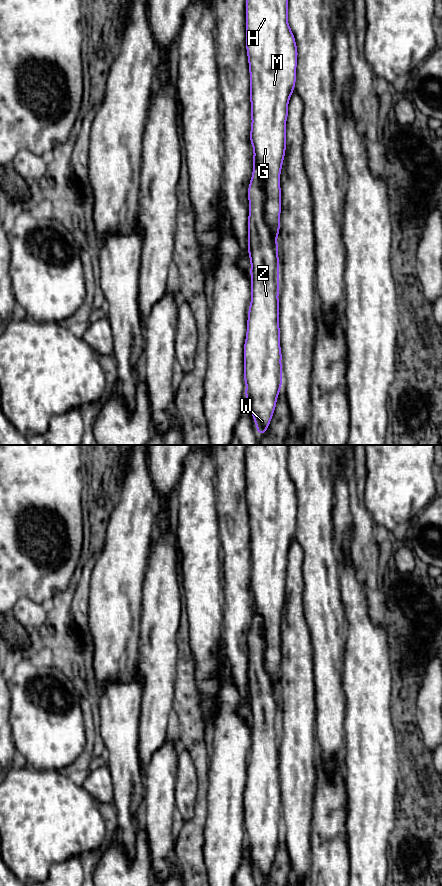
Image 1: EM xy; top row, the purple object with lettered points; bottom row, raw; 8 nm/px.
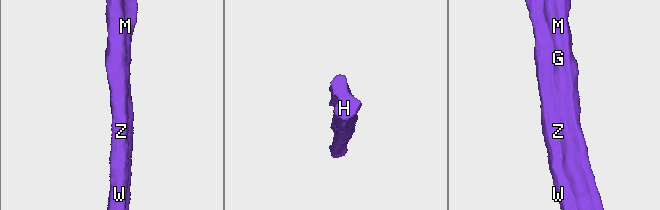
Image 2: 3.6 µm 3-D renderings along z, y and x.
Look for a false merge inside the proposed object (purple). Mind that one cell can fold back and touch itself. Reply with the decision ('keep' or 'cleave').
cleave

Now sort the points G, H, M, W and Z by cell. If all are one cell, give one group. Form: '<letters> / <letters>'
G H M / W Z

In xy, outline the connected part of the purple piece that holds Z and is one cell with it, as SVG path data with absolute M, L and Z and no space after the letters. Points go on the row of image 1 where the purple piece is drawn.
M253 156L253 172L248 186L248 255L251 268L251 303L248 310L247 332L244 343L244 381L246 384L245 398L249 404L249 410L253 416L255 426L259 436L268 430L269 423L275 411L277 398L281 390L282 379L282 353L280 346L280 327L279 327L279 257L277 254L276 239L265 220L266 192L264 189L264 172L255 162Z

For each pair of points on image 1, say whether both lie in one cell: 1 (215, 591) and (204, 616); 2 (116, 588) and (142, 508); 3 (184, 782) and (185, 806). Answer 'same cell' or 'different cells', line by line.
1: same cell
2: same cell
3: same cell

